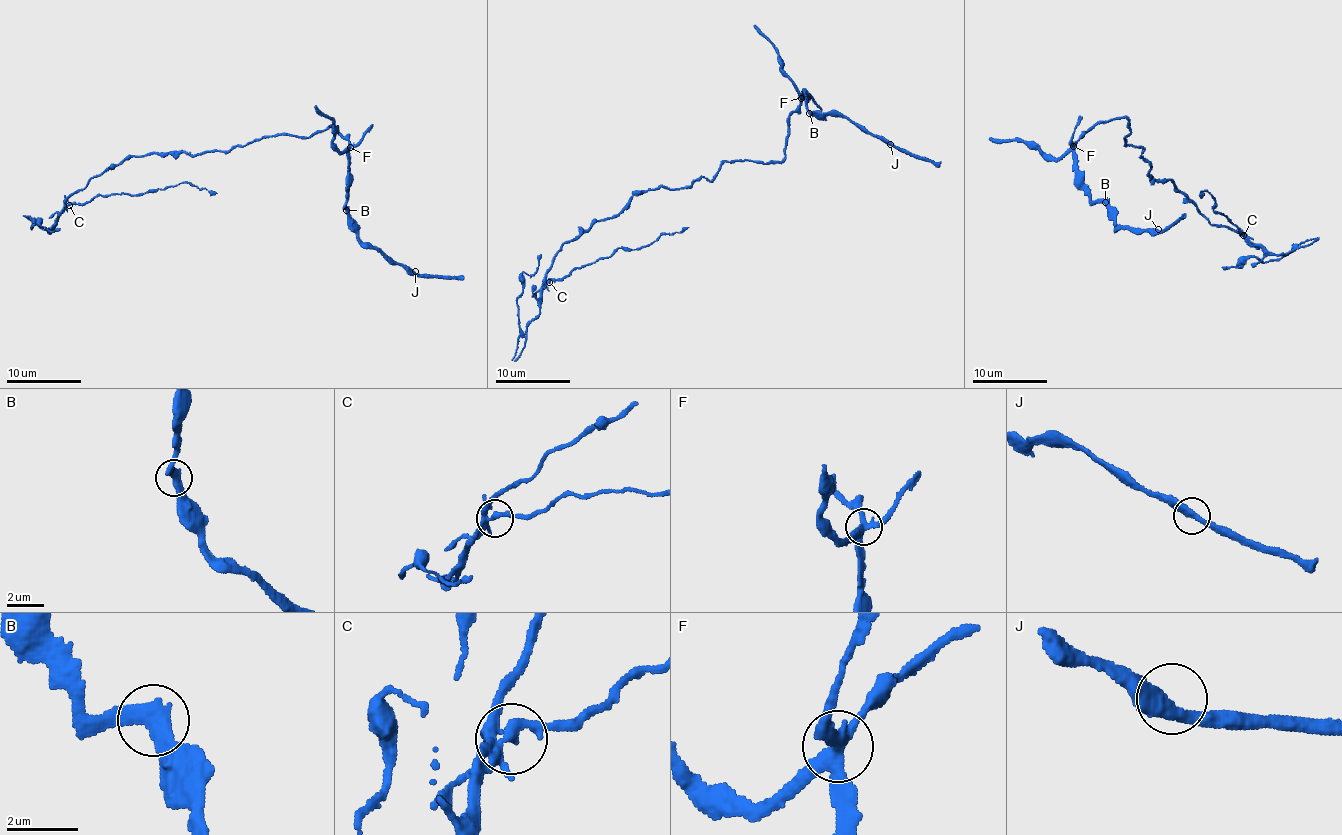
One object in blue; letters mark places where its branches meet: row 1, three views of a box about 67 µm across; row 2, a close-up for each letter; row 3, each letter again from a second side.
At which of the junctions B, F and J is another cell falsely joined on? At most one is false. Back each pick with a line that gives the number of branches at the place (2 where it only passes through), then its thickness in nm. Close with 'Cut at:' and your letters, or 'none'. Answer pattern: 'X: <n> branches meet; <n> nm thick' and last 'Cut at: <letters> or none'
F: 4 branches meet; 320 nm thick
Cut at: F

